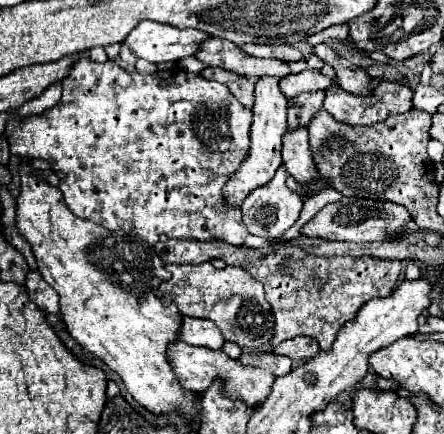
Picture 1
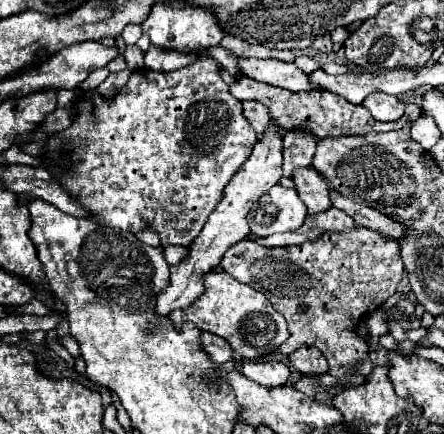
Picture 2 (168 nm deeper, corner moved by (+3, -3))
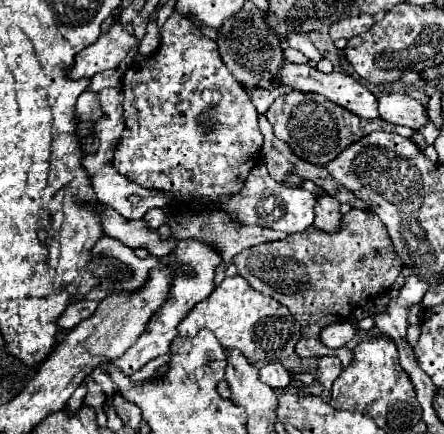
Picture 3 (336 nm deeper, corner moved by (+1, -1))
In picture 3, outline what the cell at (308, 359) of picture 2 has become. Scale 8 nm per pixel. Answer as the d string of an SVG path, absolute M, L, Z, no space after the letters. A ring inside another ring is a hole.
M320 357L318 359L318 367L316 367L316 379L330 389L334 379L342 373L342 365L338 361L338 357Z

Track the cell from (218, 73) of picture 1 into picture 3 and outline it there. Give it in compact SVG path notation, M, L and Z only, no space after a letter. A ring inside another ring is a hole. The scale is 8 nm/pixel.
M290 91L286 95L280 95L270 105L270 109L266 111L266 117L272 123L276 137L286 141L298 157L302 157L302 159L306 159L306 161L310 161L314 165L326 165L344 147L348 147L350 143L366 137L374 129L382 129L382 131L390 131L390 133L394 131L394 133L400 133L400 135L404 135L408 139L416 133L410 127L394 127L392 123L386 123L382 119L378 119L376 125L372 125L374 121L366 121L366 119L360 119L360 117L354 117L354 113L334 105L332 101L328 101L322 95L302 93L302 91Z

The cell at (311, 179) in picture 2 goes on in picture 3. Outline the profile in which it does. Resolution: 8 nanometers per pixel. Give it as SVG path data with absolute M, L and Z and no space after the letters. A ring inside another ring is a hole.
M328 193L316 195L316 219L314 219L314 227L322 229L322 231L336 231L340 225L340 203L332 197L328 197Z

